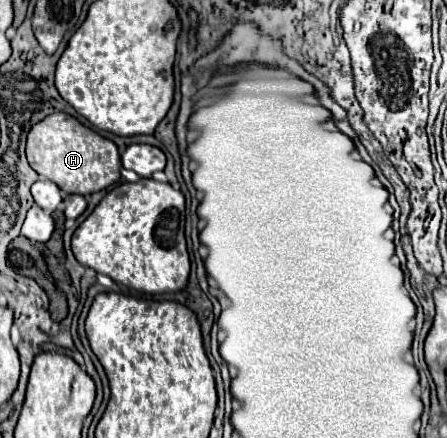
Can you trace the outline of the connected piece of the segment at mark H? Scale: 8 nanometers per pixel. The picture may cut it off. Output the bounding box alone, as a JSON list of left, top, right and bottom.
[26,112,122,196]

